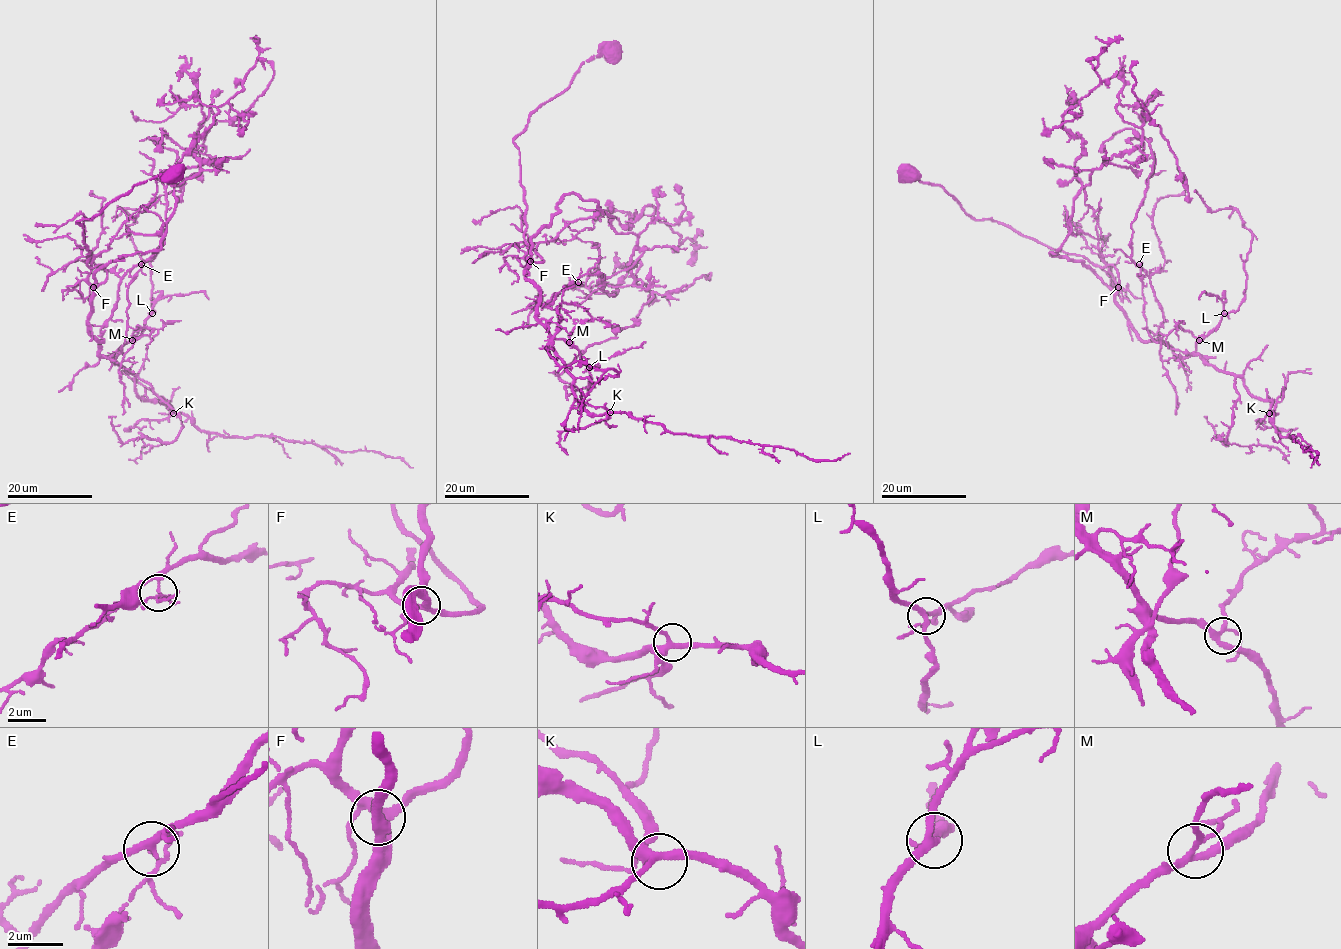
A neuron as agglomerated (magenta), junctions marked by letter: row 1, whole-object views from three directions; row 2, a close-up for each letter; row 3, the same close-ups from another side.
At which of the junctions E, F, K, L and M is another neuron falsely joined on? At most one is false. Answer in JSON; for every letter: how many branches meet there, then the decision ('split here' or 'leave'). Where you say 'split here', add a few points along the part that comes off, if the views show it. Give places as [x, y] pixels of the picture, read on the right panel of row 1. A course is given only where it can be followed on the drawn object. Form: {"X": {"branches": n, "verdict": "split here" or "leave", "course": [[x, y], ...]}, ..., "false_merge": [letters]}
{"E": {"branches": 4, "verdict": "split here", "course": [[1139, 264], [1143, 315], [1148, 335], [1171, 348], [1202, 357], [1215, 357]]}, "F": {"branches": 4, "verdict": "leave"}, "K": {"branches": 4, "verdict": "leave"}, "L": {"branches": 5, "verdict": "leave"}, "M": {"branches": 4, "verdict": "leave"}, "false_merge": ["E"]}

